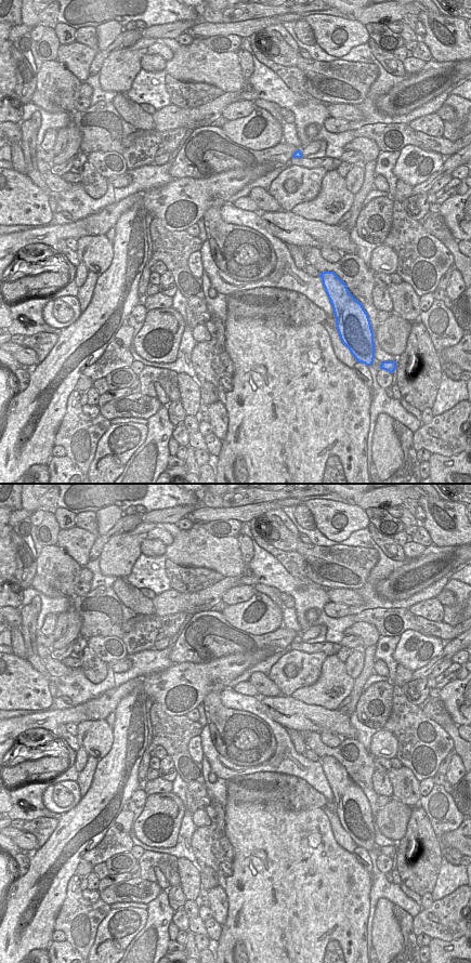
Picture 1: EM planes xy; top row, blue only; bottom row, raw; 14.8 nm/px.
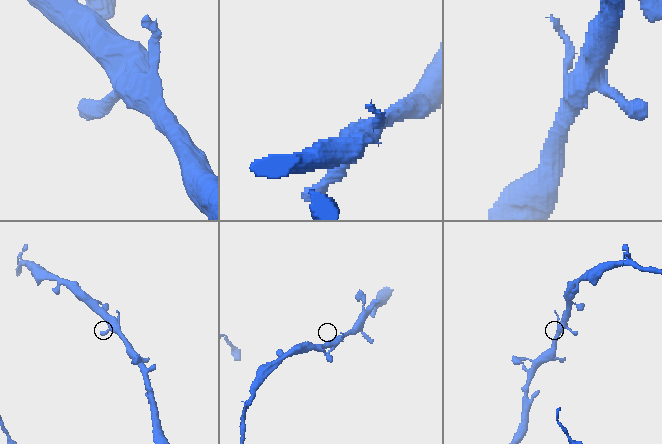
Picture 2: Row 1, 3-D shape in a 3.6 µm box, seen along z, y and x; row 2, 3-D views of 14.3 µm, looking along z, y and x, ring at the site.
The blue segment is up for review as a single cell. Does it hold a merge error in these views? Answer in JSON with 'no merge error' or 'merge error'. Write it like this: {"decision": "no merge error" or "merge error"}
{"decision": "no merge error"}

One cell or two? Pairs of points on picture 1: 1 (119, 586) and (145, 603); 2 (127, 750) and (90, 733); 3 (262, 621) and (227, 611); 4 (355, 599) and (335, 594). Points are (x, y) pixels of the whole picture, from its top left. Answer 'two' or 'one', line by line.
1: one
2: two
3: one
4: one

